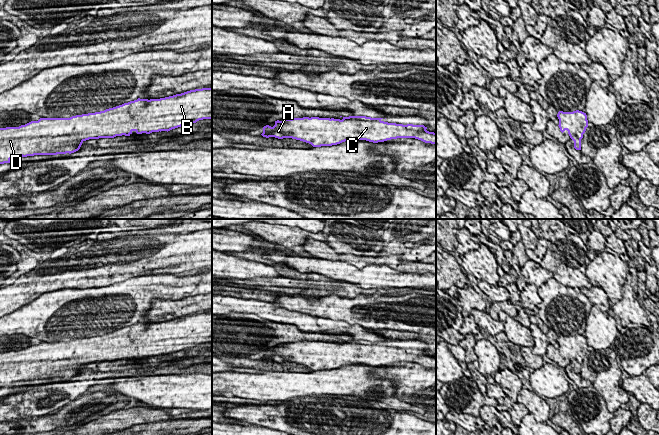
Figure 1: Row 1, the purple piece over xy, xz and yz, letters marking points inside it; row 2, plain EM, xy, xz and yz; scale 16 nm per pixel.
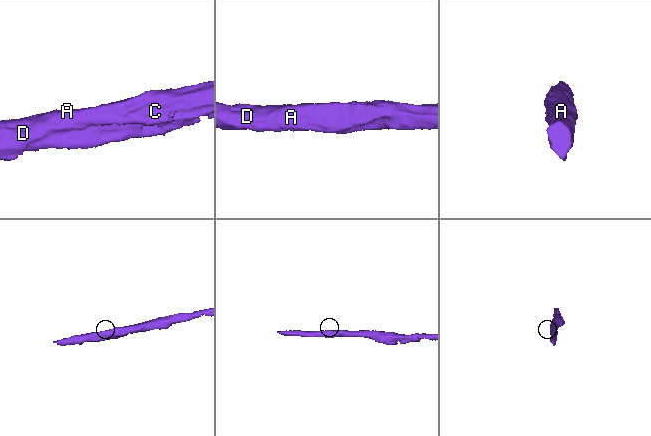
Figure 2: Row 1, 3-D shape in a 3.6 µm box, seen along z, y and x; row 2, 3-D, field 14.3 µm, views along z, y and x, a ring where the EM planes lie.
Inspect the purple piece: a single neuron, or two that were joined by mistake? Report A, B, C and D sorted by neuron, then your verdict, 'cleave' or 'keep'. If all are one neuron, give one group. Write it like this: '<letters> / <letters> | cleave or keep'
A B C D | keep

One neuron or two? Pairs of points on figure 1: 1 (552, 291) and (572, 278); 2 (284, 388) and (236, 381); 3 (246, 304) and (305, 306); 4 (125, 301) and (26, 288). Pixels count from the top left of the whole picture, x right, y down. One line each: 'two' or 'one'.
1: two
2: one
3: two
4: two

